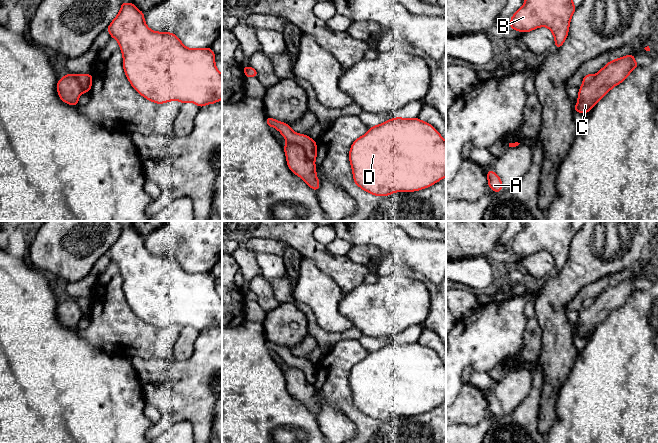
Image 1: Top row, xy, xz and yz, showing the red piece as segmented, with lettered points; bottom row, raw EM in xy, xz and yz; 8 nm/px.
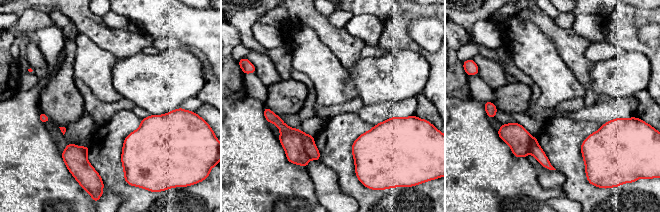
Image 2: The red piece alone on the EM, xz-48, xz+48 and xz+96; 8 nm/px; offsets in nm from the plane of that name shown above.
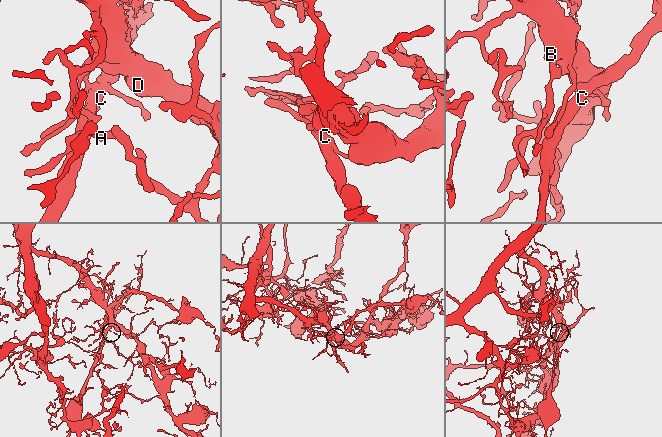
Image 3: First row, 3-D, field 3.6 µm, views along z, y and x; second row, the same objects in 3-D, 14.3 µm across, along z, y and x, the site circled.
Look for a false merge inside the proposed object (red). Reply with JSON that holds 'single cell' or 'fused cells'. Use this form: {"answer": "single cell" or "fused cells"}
{"answer": "fused cells"}

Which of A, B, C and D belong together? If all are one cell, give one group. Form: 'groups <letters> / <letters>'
groups A B D / C

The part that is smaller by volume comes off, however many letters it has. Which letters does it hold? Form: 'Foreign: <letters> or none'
Foreign: C

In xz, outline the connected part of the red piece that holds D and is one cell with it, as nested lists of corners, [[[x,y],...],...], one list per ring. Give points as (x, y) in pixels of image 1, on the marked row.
[[[395,117],[356,139],[349,160],[355,184],[372,195],[419,191],[446,177],[446,141],[427,122]]]

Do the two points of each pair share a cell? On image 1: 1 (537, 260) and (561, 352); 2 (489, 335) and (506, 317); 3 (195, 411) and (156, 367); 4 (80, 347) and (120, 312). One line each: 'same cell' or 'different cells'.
1: different cells
2: same cell
3: same cell
4: different cells

